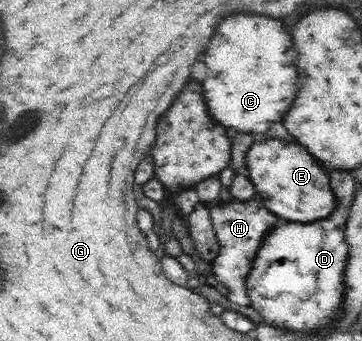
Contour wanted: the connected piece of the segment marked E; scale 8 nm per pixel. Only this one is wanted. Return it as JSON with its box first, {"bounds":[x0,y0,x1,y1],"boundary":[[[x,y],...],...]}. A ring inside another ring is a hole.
{"bounds":[247,140,337,222],"boundary":[[[283,140],[255,142],[247,152],[247,168],[265,206],[279,218],[311,222],[323,220],[335,212],[337,202],[329,186],[329,174],[301,144],[289,144]]]}

